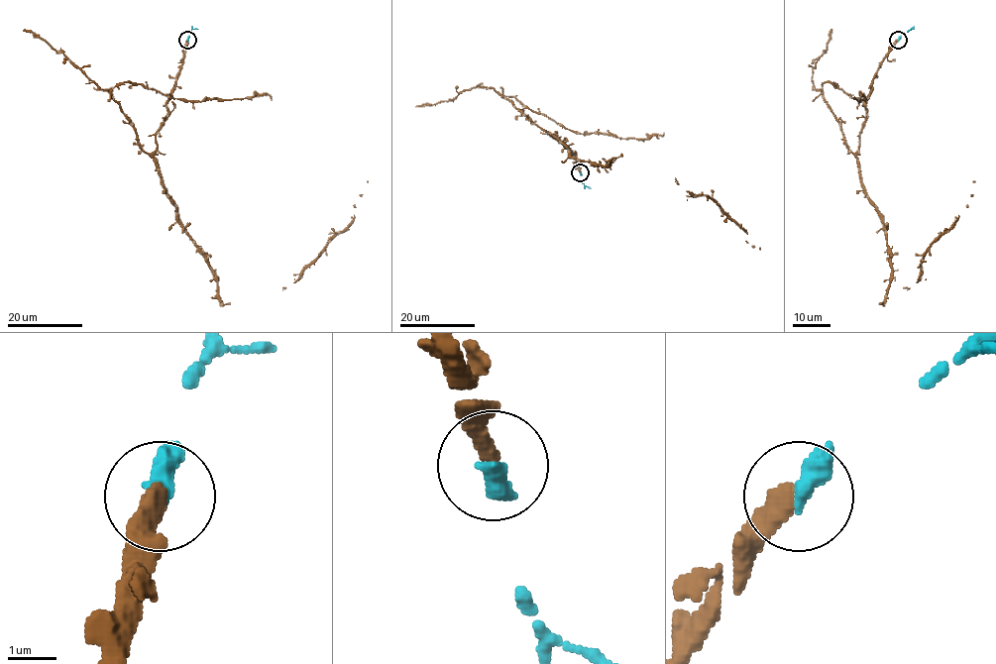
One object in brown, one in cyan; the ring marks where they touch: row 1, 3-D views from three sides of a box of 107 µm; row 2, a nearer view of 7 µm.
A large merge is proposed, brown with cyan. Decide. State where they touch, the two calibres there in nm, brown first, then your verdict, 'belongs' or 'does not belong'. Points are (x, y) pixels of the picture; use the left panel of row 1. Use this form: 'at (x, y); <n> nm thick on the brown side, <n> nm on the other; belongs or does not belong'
at (187, 40); 420 nm thick on the brown side, 440 nm on the other; belongs

